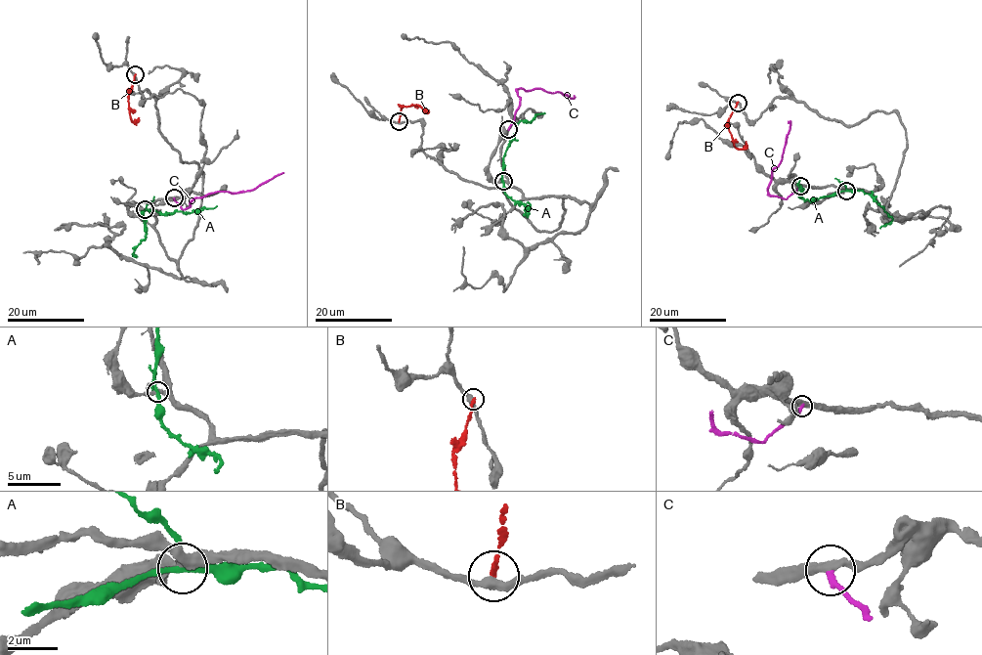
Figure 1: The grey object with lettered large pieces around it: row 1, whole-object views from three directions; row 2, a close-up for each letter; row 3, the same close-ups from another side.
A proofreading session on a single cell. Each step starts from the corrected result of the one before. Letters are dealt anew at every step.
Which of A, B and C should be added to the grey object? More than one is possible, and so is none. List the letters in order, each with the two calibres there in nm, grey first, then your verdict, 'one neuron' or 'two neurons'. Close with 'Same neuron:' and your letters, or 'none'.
A: 190 nm thick on the grey side, 200 nm on the other; two neurons
B: 320 nm thick on the grey side, 240 nm on the other; two neurons
C: 320 nm thick on the grey side, 280 nm on the other; two neurons
Same neuron: none

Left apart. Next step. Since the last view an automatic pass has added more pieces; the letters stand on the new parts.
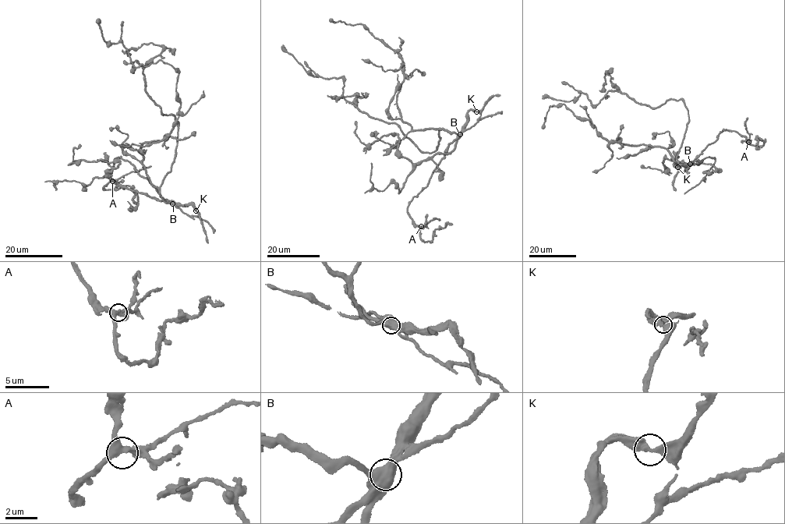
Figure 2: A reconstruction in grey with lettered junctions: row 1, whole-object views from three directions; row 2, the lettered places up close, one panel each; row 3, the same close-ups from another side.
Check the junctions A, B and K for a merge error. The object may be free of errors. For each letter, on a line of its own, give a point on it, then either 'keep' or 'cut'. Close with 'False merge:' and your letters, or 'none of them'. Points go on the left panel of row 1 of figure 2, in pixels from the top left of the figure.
A: (112, 181) | keep
B: (172, 203) | cut
K: (196, 210) | keep
False merge: B

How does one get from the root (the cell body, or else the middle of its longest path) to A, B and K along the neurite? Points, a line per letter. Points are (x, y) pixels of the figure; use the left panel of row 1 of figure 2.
A: (171, 170), (160, 189), (164, 201), (169, 203), (125, 160), (114, 160), (112, 181)
B: (171, 170), (160, 184), (160, 190), (164, 201), (173, 203)
K: (171, 170), (160, 184), (164, 201), (184, 206), (189, 203), (196, 210)

